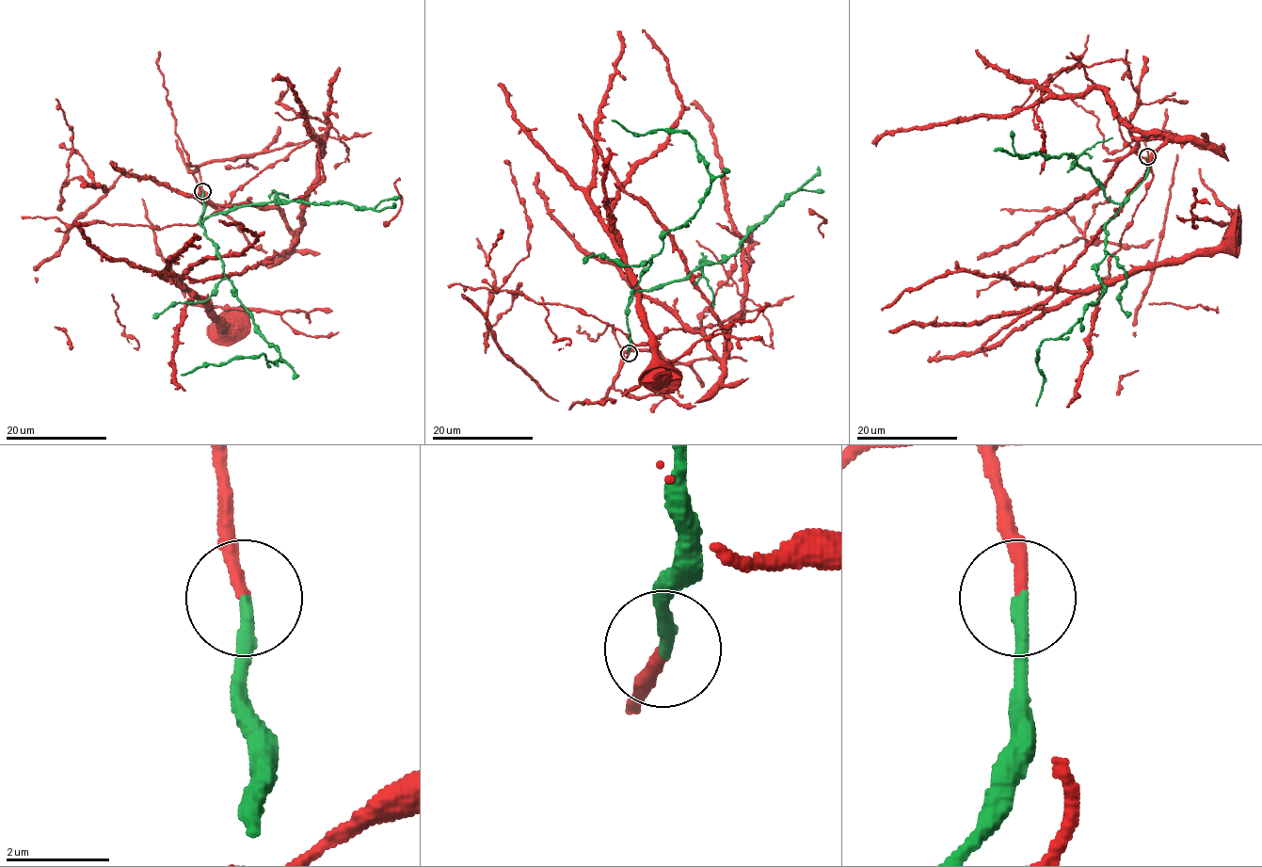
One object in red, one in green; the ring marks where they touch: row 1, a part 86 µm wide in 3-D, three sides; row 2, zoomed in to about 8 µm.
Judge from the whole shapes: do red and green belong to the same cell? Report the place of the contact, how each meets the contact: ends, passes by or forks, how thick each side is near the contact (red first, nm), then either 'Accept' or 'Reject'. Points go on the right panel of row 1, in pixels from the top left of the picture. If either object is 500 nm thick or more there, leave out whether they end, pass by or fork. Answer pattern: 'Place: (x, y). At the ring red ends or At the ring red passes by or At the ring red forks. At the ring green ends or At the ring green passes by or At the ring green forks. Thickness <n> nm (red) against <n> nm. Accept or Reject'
Place: (1147, 156). At the ring red ends. At the ring green ends. Thickness 220 nm (red) against 260 nm. Accept

